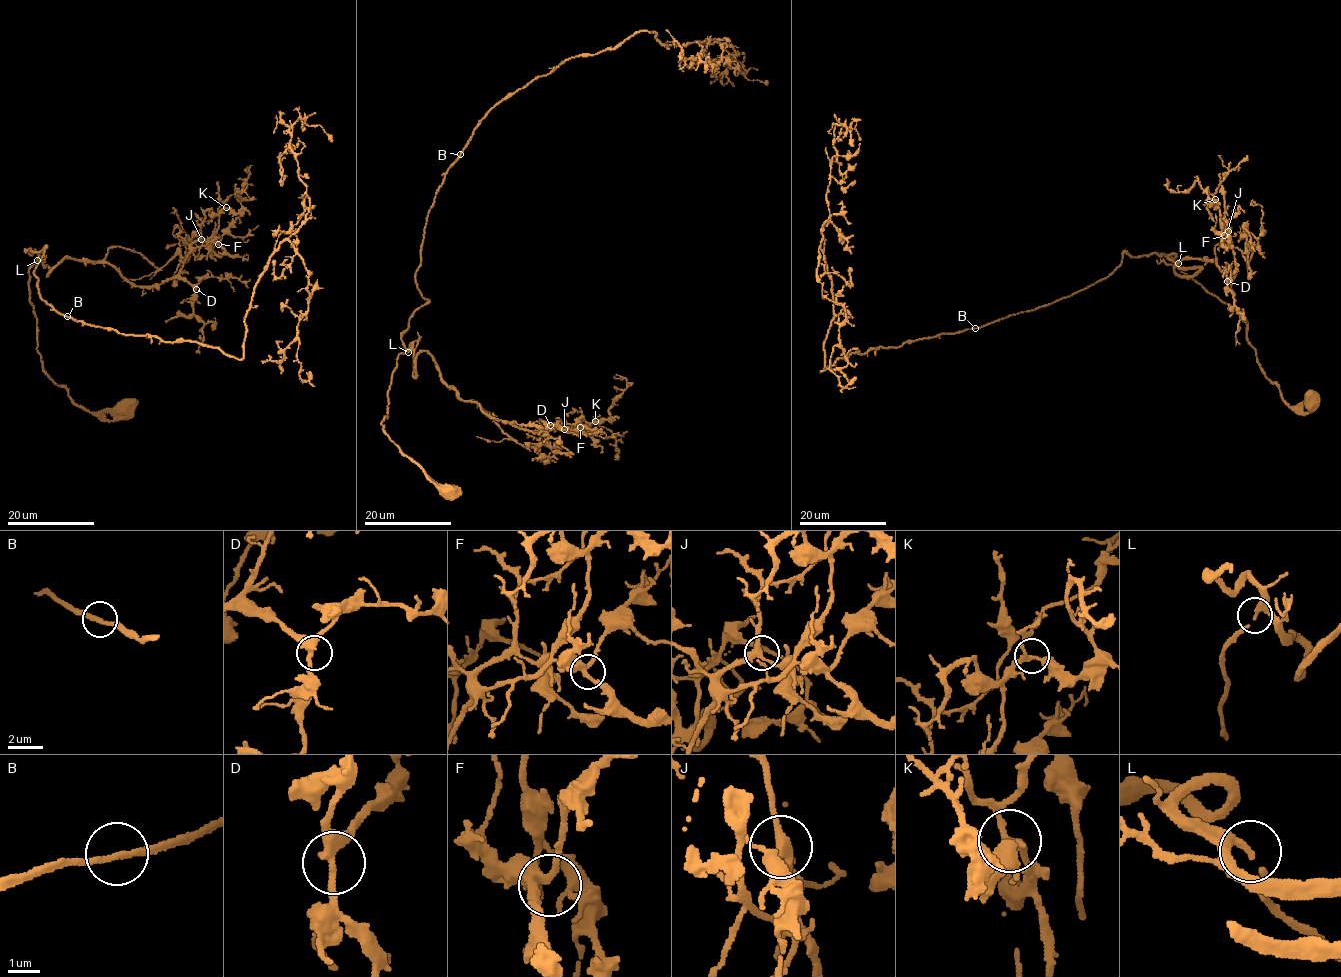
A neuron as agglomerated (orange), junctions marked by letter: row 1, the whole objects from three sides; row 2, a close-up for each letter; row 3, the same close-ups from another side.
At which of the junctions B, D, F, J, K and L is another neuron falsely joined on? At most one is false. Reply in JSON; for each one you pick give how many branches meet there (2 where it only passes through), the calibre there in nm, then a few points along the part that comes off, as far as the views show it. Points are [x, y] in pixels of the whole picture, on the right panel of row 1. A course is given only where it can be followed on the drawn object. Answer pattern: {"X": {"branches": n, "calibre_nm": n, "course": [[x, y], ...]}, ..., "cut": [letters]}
{"cut": []}

